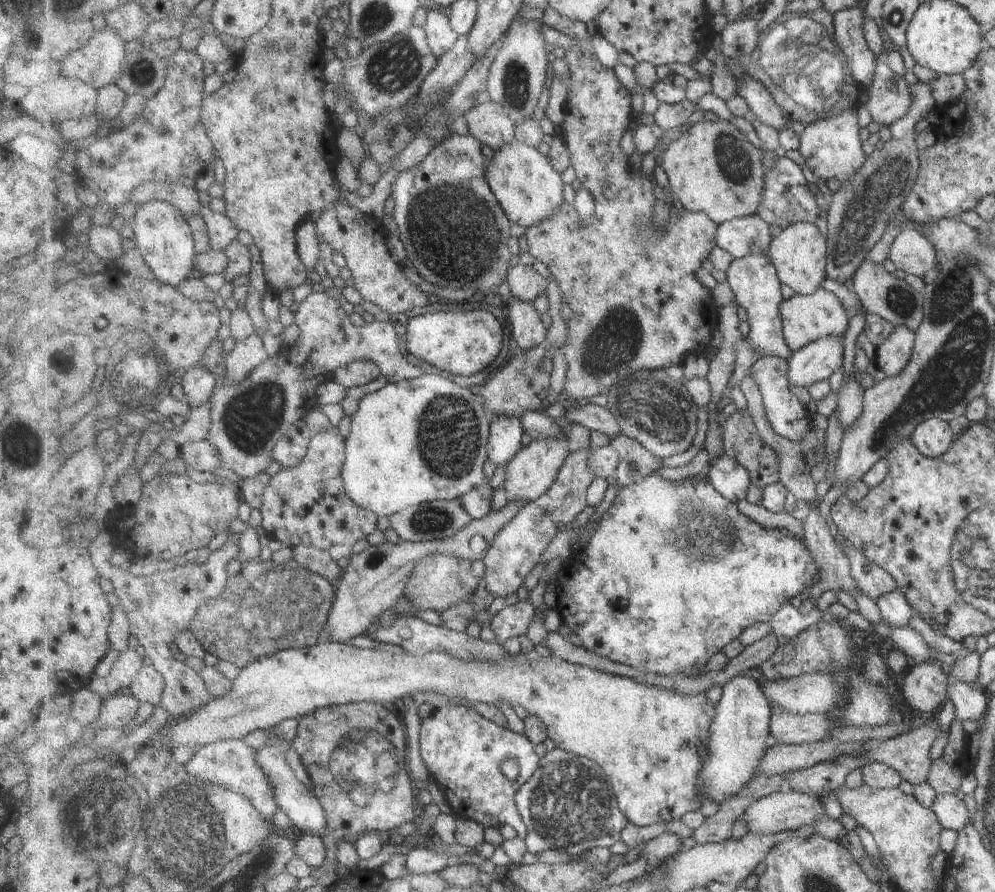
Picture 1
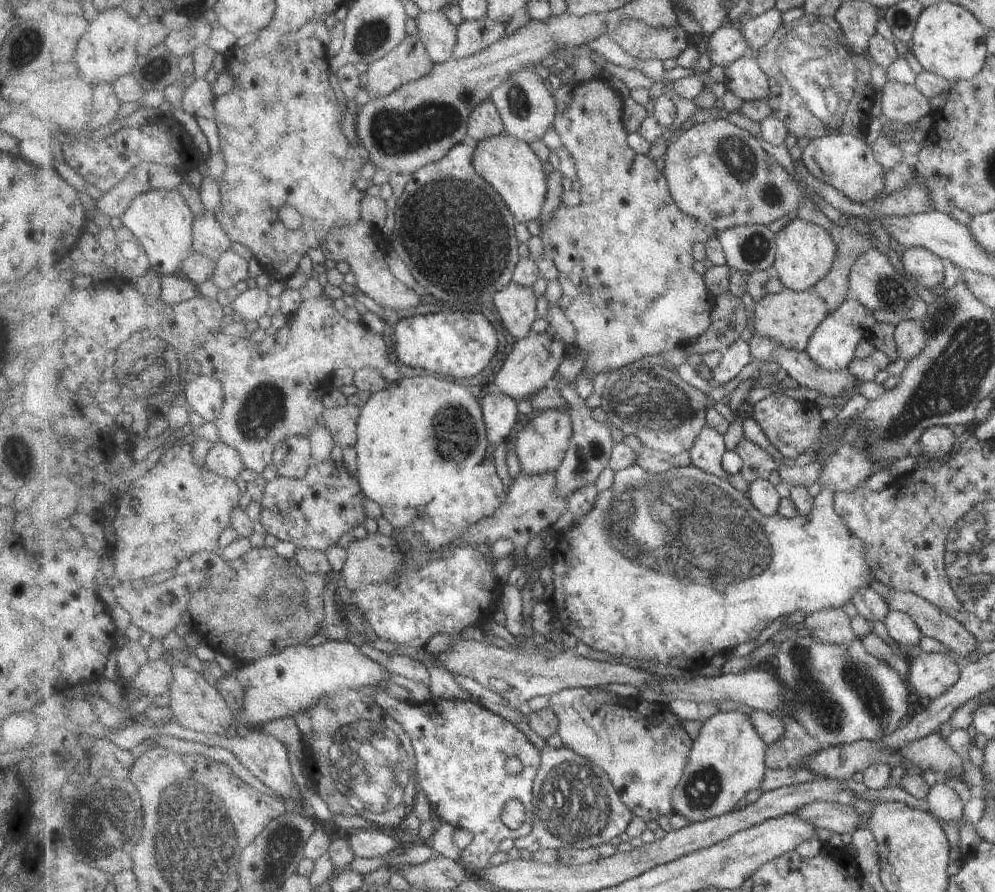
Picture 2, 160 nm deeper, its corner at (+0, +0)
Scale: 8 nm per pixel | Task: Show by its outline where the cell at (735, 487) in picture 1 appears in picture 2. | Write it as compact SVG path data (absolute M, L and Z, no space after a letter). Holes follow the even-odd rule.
M705 425L690 450L692 464L726 481L724 478L728 473L723 468L725 450L727 448L723 442L723 435L717 433L711 426Z

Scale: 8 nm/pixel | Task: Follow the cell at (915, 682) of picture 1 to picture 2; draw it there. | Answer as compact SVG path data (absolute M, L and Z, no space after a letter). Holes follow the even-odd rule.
M923 653L908 658L908 681L915 695L934 699L951 688L958 679L960 668L945 653Z

